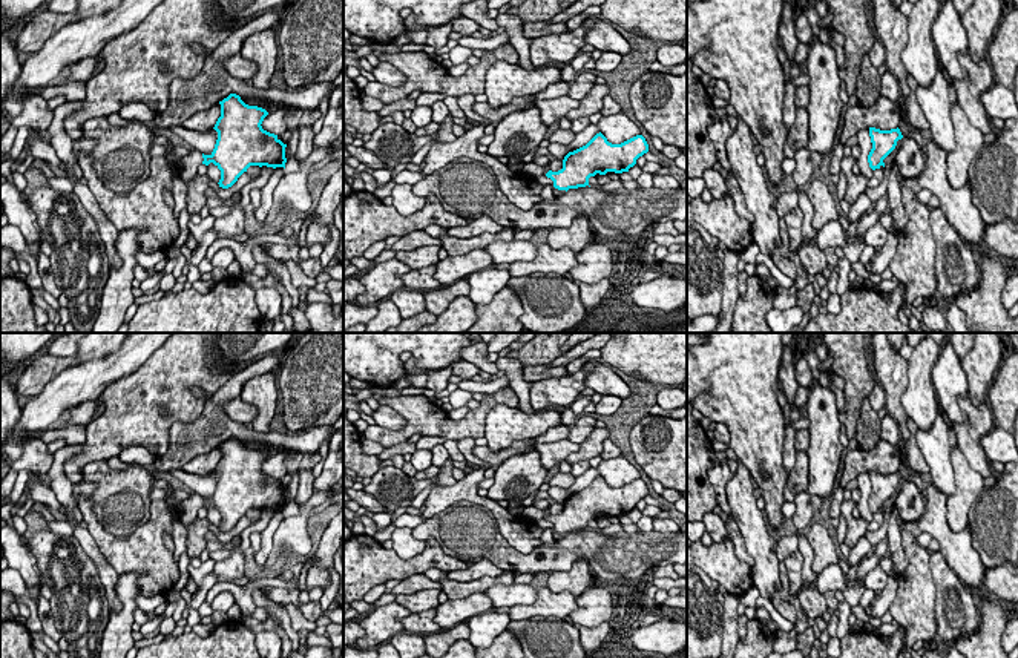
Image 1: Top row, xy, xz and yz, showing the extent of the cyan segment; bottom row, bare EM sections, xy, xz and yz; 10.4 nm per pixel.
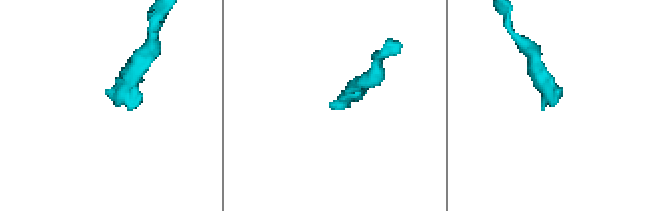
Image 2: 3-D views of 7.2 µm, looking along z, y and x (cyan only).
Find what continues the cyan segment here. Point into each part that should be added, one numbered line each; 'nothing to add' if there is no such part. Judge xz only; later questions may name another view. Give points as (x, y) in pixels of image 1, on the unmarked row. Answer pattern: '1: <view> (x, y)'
nothing to add

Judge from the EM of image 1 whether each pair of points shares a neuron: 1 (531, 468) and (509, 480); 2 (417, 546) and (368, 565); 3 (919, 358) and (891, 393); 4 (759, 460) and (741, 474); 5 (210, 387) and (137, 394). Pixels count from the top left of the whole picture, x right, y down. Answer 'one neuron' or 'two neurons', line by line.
1: one neuron
2: two neurons
3: two neurons
4: two neurons
5: one neuron

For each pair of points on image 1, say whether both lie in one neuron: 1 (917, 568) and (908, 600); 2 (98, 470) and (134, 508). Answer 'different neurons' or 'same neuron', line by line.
1: same neuron
2: same neuron

